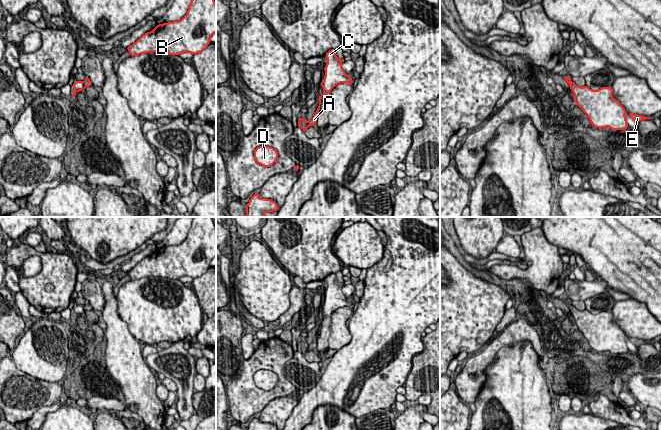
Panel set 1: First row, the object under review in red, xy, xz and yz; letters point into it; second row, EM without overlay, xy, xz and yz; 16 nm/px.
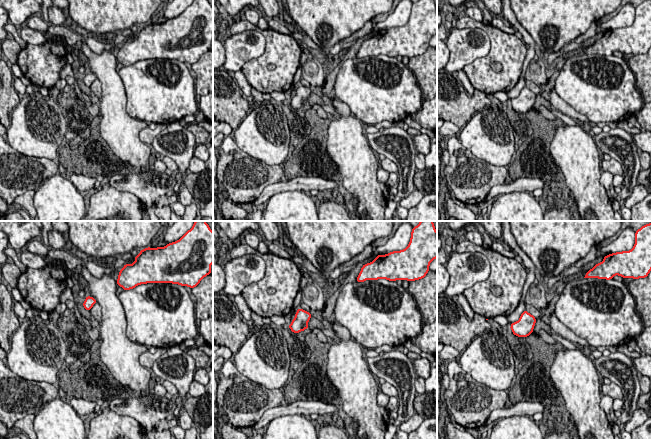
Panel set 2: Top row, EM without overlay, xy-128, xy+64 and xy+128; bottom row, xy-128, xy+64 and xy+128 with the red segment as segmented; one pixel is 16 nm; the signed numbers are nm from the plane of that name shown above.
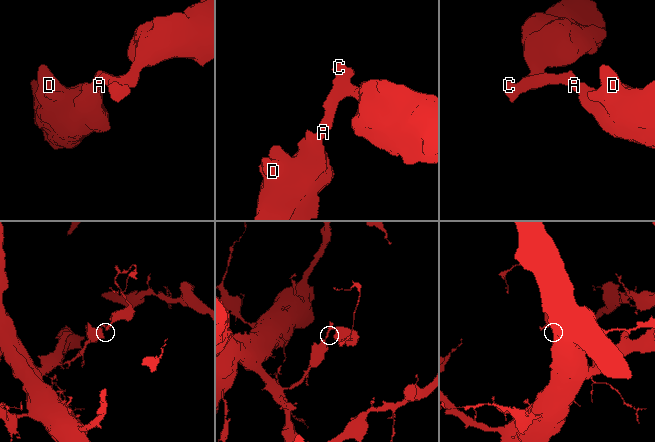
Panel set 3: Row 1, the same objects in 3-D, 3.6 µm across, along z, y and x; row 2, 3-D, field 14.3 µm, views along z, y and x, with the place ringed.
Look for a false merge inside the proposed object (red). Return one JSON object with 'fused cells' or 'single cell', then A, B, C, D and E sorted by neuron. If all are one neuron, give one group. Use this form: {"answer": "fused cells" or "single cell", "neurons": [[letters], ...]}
{"answer": "single cell", "neurons": [["A", "B", "C", "D", "E"]]}

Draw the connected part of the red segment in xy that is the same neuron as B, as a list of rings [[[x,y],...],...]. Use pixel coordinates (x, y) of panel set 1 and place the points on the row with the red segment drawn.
[[[191,0],[187,14],[181,20],[157,25],[126,49],[131,57],[150,52],[197,54],[207,48],[215,32],[215,1]]]

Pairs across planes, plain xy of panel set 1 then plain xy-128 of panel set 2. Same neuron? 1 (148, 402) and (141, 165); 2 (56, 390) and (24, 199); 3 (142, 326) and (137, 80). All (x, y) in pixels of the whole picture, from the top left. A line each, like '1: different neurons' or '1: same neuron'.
1: same neuron
2: different neurons
3: same neuron

